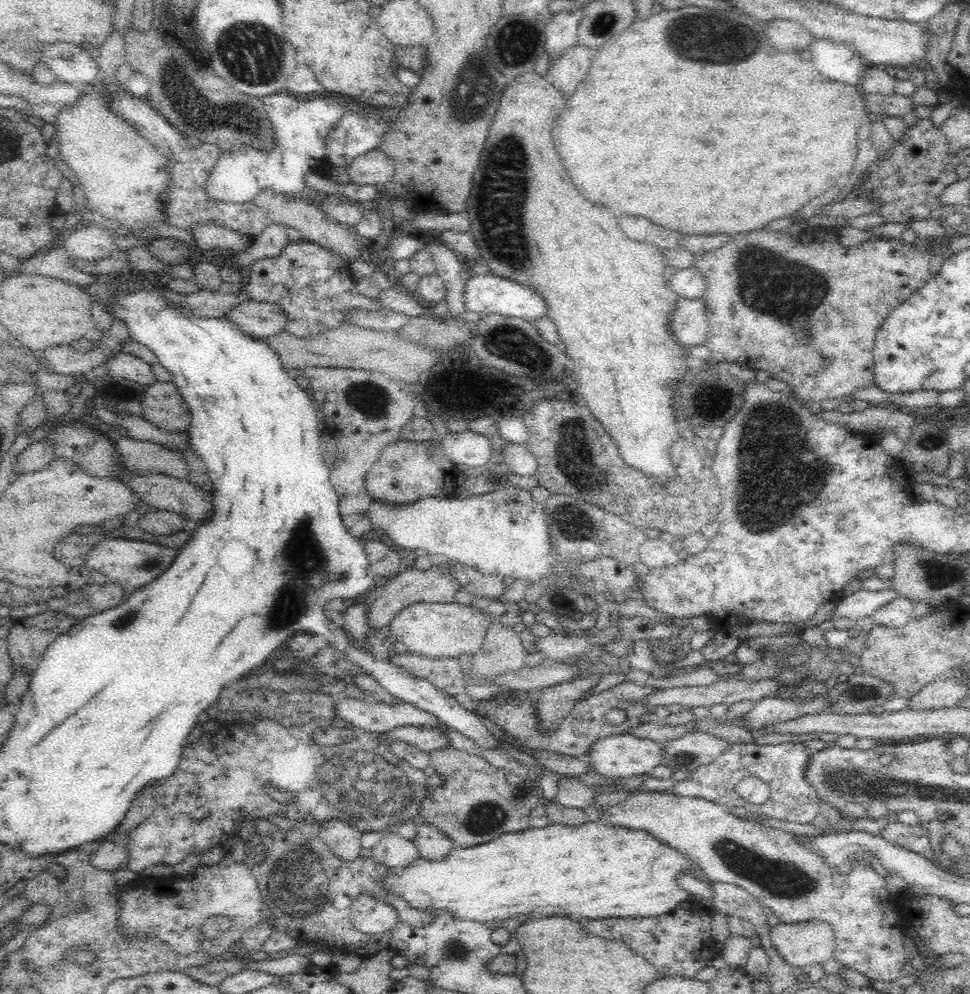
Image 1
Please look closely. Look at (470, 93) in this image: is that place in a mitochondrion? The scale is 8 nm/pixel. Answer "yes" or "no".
yes

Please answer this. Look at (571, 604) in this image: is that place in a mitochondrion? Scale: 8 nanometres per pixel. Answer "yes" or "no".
no

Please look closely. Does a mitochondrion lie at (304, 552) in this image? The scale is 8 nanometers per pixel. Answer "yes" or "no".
yes

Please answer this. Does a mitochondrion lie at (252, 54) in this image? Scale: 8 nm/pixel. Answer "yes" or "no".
yes

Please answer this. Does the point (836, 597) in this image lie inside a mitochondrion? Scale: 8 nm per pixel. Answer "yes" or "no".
no

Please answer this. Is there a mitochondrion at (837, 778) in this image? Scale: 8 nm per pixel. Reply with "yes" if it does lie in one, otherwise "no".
yes

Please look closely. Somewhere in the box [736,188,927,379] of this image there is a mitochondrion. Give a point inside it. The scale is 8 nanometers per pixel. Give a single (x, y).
(794, 303)

